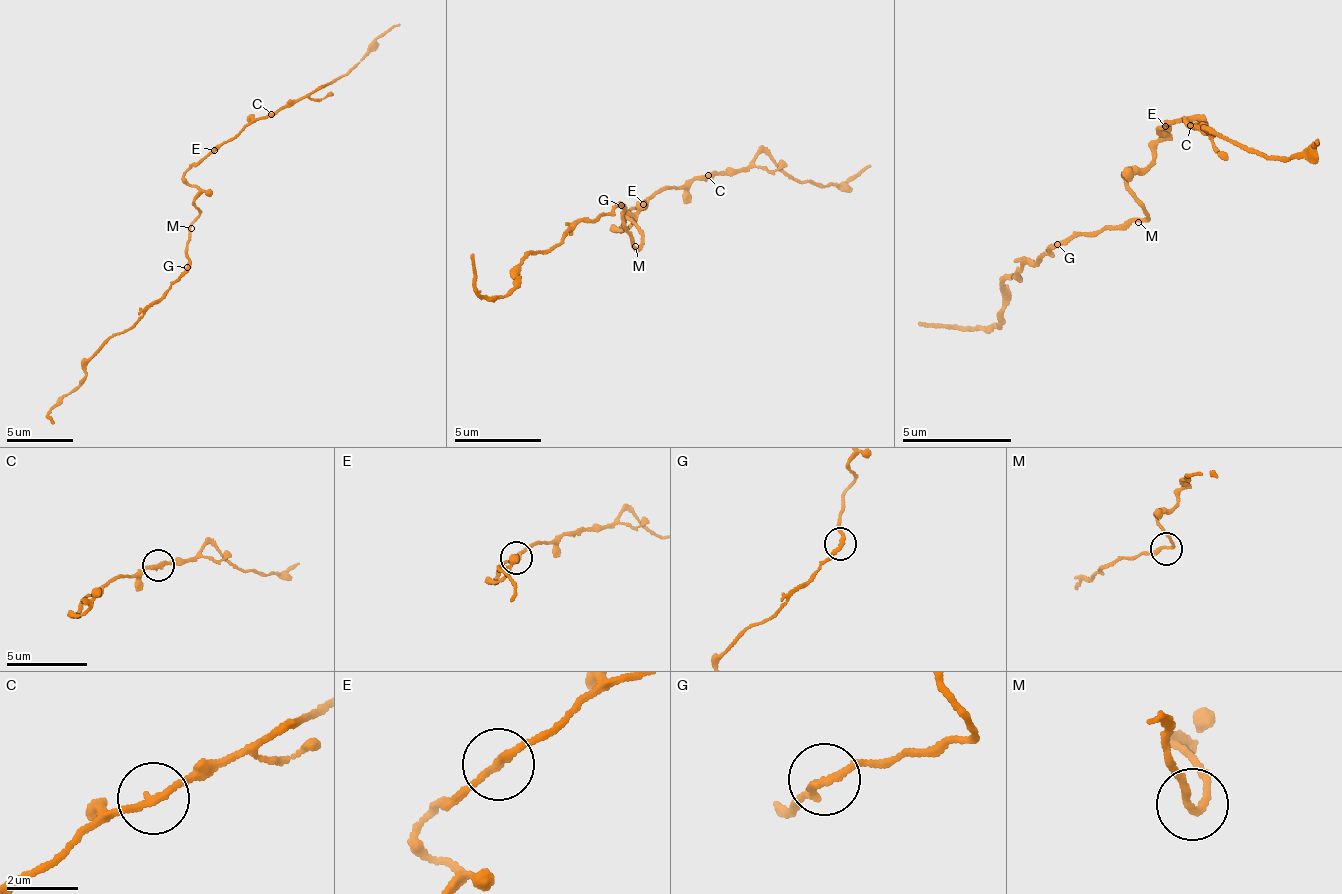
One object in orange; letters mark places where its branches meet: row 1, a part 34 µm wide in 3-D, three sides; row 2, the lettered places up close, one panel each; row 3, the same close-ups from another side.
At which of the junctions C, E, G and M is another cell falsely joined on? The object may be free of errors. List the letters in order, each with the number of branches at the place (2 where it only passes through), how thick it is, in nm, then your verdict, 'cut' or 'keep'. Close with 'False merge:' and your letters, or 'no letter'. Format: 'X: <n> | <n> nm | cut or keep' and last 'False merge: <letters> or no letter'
C: 2 | 200 nm | keep
E: 2 | 180 nm | keep
G: 2 | 190 nm | keep
M: 2 | 180 nm | keep
False merge: no letter

